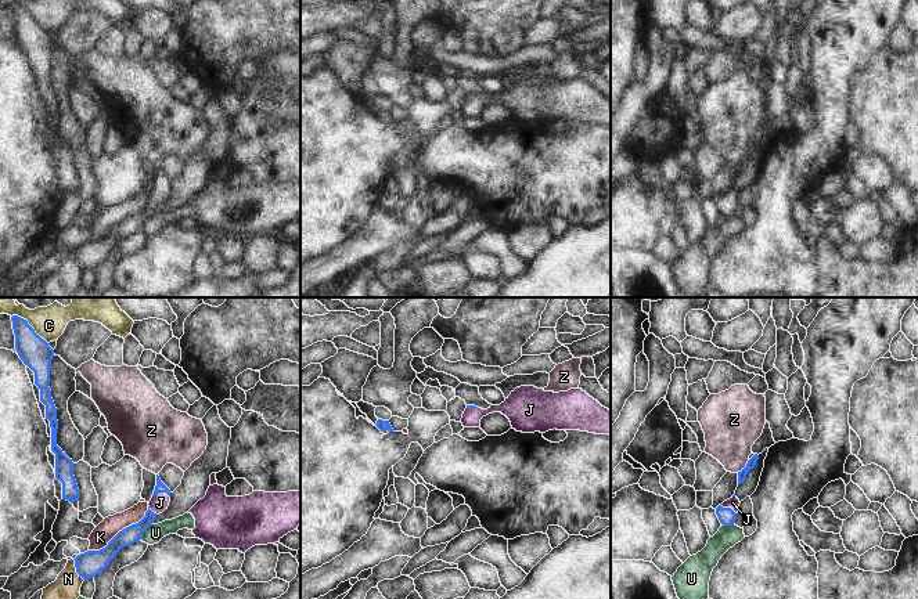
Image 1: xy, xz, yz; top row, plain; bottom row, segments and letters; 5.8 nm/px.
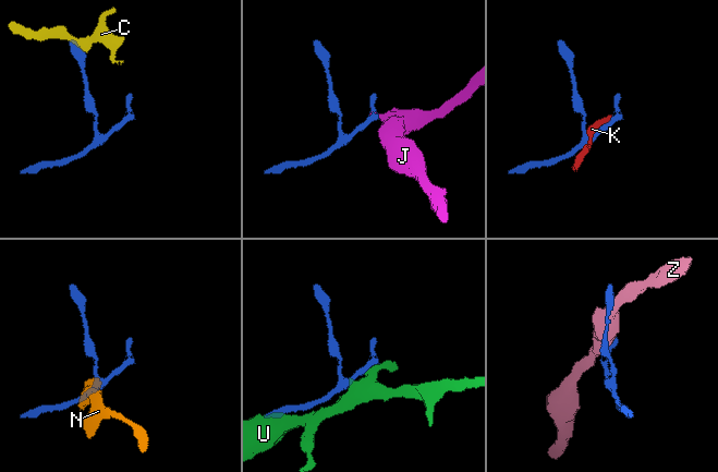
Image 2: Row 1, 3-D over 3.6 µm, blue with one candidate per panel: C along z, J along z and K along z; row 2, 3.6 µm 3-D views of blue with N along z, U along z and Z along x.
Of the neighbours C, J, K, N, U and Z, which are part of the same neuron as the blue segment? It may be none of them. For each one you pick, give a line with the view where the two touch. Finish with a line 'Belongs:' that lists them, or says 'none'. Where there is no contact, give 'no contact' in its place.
J: contact in xy
Belongs: J

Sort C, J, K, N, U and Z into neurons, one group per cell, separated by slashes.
C / J / K / N / U / Z

